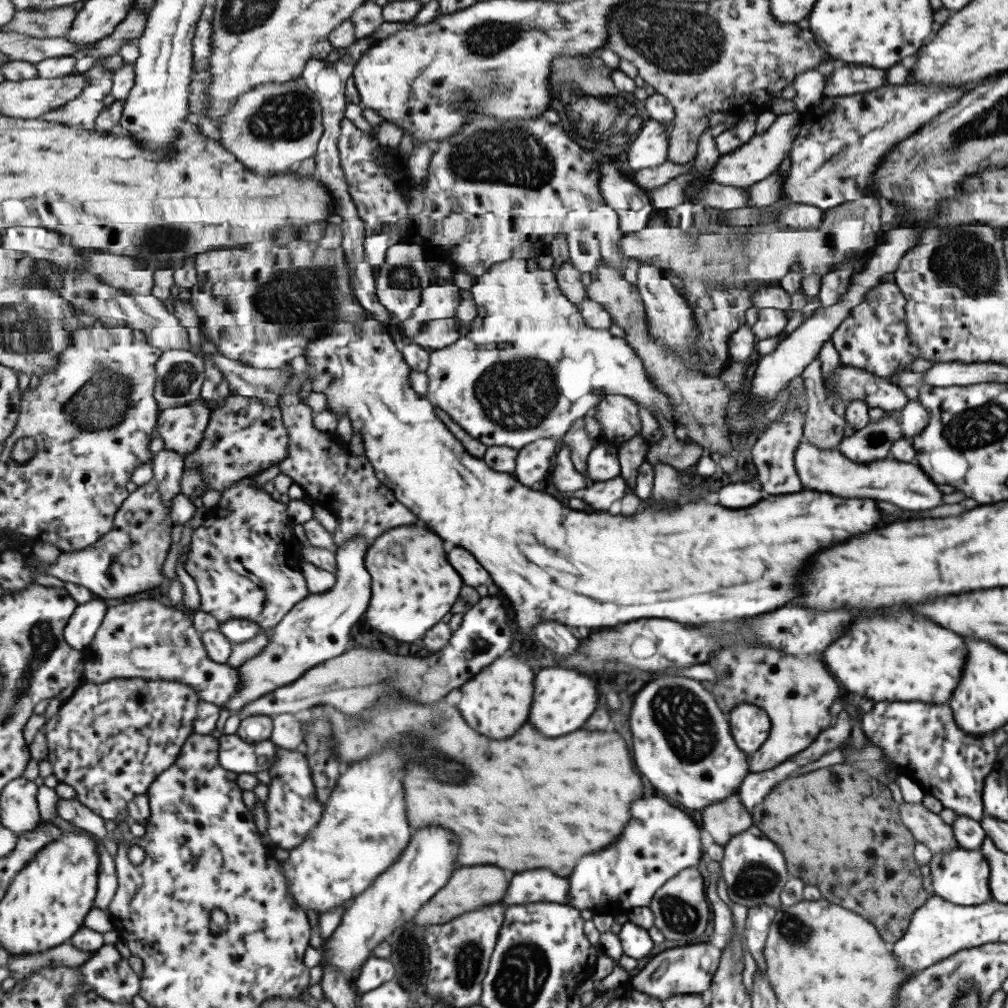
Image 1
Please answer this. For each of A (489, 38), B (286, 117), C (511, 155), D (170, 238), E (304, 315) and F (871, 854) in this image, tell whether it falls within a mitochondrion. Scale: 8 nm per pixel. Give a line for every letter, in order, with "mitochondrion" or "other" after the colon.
A: mitochondrion
B: mitochondrion
C: mitochondrion
D: mitochondrion
E: mitochondrion
F: other

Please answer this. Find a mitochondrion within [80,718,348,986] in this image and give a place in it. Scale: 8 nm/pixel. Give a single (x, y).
(211, 923)

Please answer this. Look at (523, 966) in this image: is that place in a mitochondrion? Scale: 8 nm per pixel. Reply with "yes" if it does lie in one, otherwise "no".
yes

